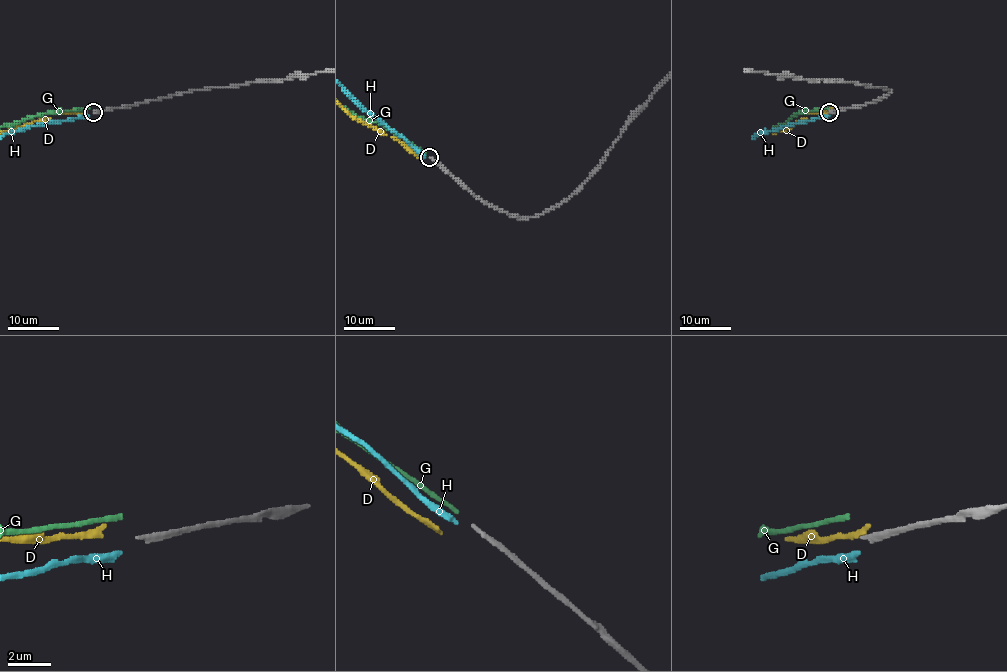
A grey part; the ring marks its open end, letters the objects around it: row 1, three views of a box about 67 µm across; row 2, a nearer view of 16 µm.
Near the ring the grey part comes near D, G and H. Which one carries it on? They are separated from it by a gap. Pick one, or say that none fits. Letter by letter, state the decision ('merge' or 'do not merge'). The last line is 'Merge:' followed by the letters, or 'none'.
D: do not merge
G: do not merge
H: do not merge
Merge: none

